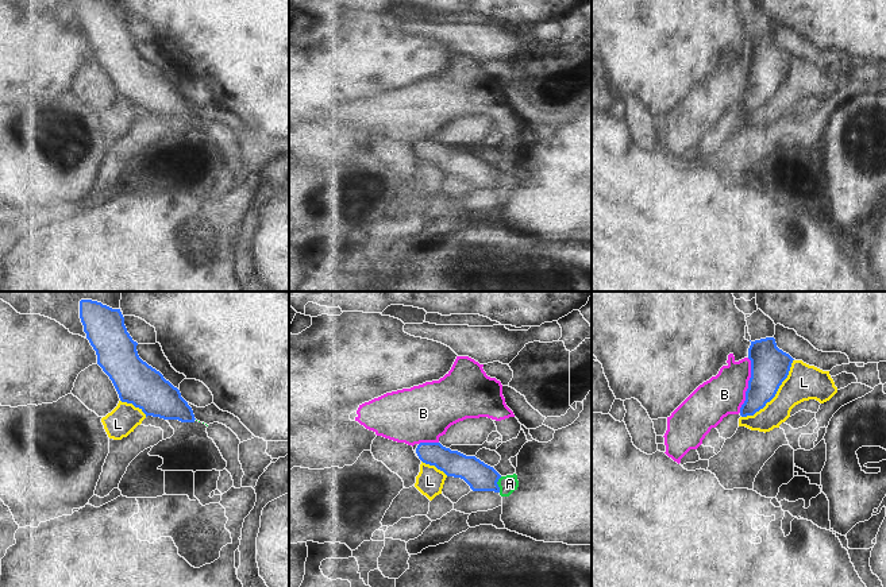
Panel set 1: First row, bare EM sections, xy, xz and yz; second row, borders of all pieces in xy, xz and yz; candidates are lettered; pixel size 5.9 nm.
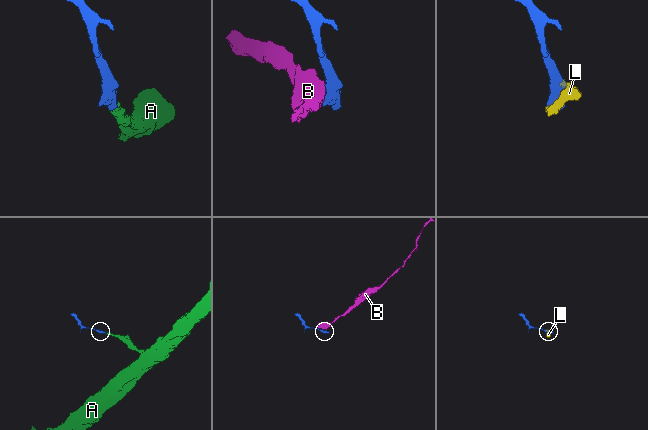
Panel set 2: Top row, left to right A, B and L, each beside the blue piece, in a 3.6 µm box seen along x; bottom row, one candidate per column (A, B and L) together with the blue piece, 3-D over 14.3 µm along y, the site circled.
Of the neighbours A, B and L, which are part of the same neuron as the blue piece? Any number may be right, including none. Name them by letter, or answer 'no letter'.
A

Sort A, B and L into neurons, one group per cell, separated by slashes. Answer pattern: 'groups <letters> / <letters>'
groups A / B / L

